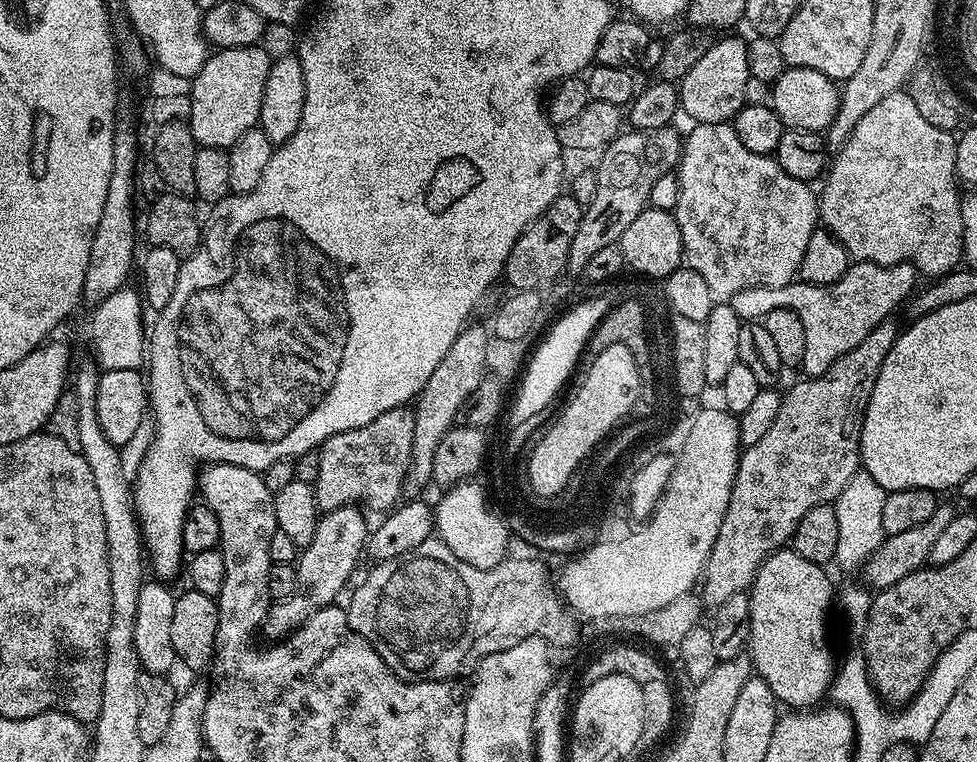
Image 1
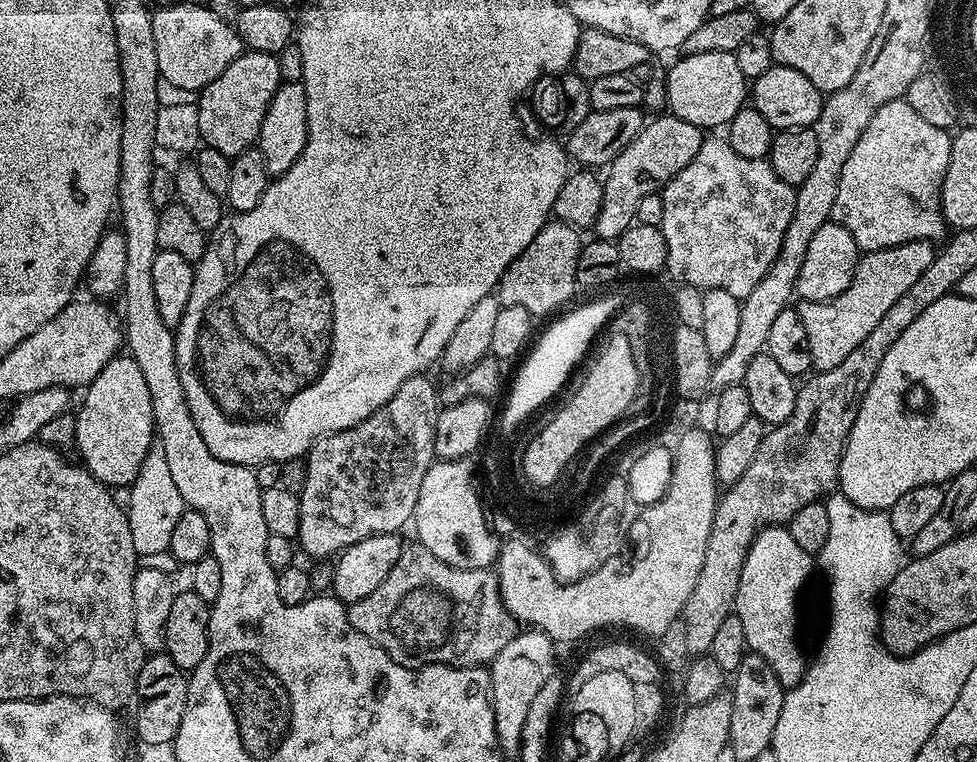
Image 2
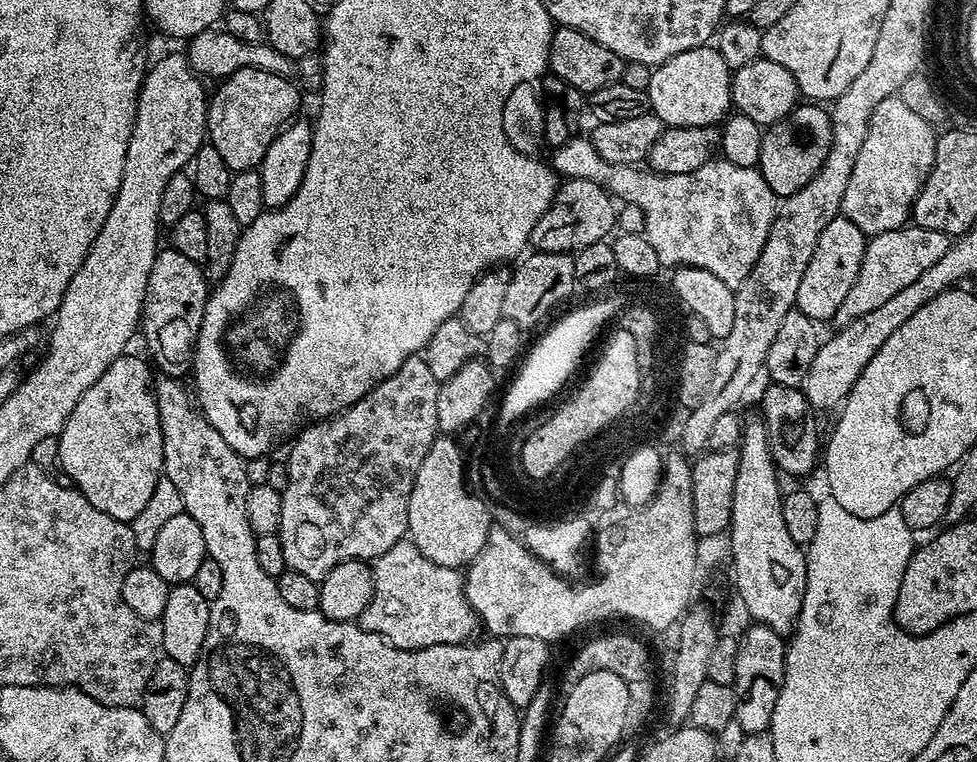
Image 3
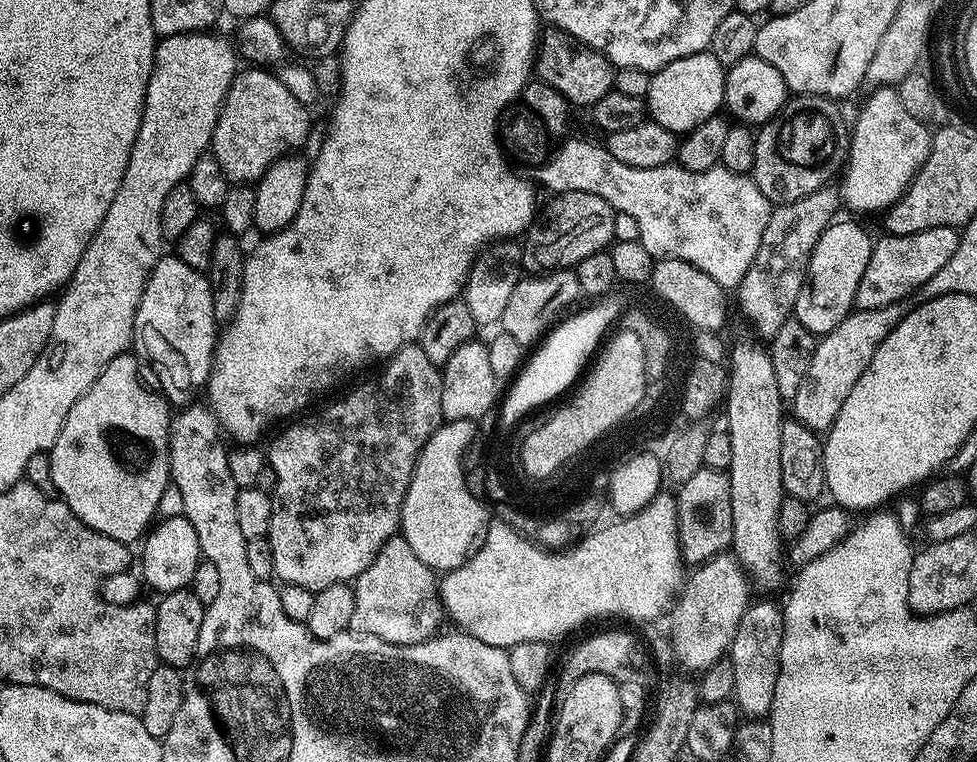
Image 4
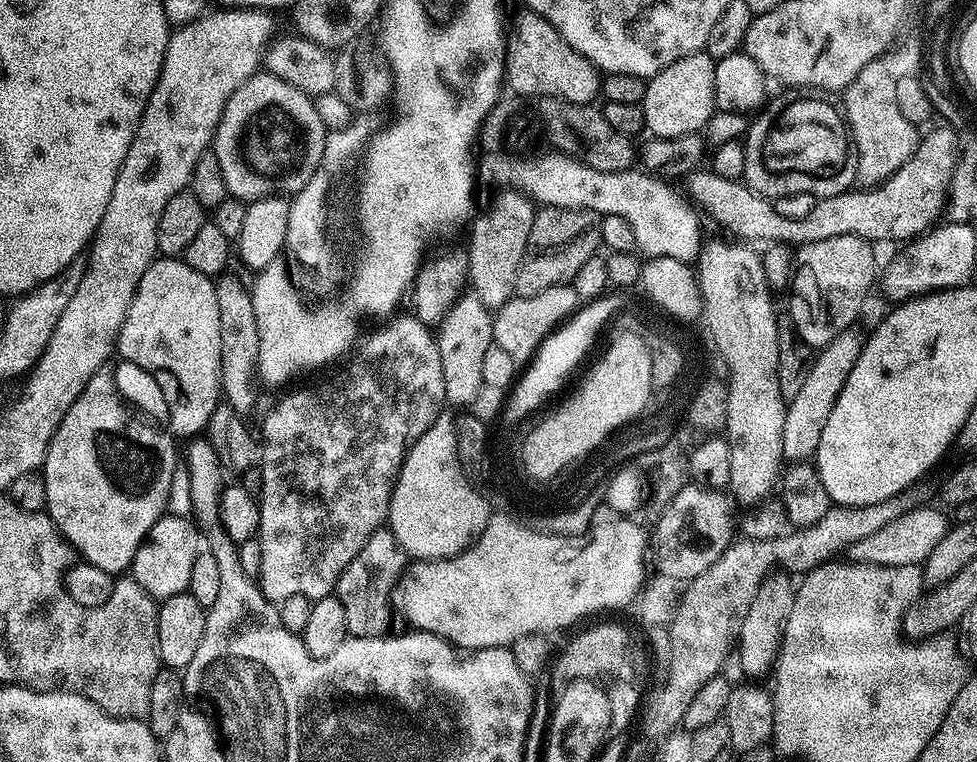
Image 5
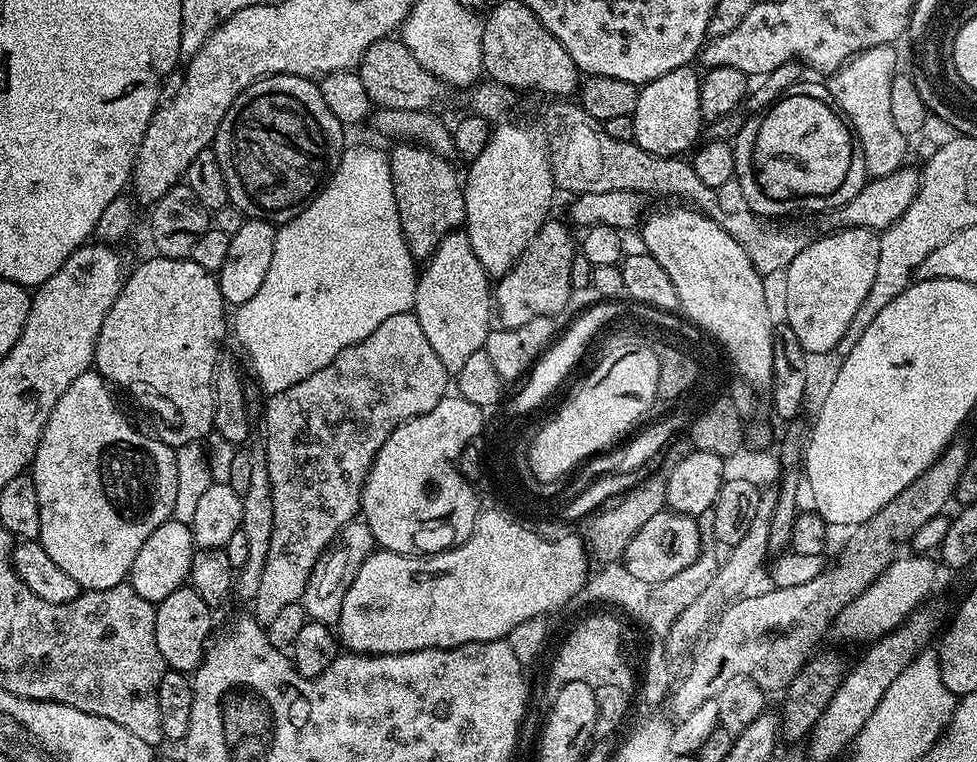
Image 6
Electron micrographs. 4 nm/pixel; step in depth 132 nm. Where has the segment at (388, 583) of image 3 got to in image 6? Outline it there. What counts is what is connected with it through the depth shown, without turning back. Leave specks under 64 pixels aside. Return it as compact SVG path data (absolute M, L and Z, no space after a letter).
M360 518L352 520L336 535L336 539L328 545L328 551L320 557L319 564L314 570L310 570L310 578L306 582L302 603L309 620L329 626L335 625L340 617L342 598L346 590L350 590L354 574L358 574L362 562L366 562L366 558L372 555L376 547L376 539L372 536L370 526Z

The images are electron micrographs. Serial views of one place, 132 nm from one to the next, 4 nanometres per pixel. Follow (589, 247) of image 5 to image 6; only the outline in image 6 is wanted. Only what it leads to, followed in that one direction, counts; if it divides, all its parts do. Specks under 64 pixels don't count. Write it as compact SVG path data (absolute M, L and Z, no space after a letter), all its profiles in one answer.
M555 218L549 219L540 227L538 234L534 234L526 250L522 250L512 269L495 281L494 312L503 327L526 326L526 322L534 322L534 318L543 316L559 317L559 312L574 295L570 266L578 255L578 244L574 236L572 240L573 229L564 224L559 224Z

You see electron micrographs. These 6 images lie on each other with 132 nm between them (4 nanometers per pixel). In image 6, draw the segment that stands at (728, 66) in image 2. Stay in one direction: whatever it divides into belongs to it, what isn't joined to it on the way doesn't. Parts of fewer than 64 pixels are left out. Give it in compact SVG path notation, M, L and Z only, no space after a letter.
M691 67L675 68L670 74L662 74L662 78L654 78L640 88L638 106L634 106L631 118L634 143L642 146L642 150L650 150L650 154L659 156L683 157L691 153L701 139L700 76L692 71Z

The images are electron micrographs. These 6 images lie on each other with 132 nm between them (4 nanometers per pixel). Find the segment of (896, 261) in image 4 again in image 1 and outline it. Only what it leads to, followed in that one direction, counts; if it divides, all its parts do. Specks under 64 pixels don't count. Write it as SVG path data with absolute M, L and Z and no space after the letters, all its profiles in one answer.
M849 263L846 274L833 284L806 284L793 282L781 288L751 288L738 290L730 298L734 314L742 322L752 322L761 314L779 308L789 308L802 318L806 329L806 354L802 365L805 377L826 374L842 354L850 354L878 322L889 319L896 307L903 305L917 287L918 273L912 264L866 264Z

